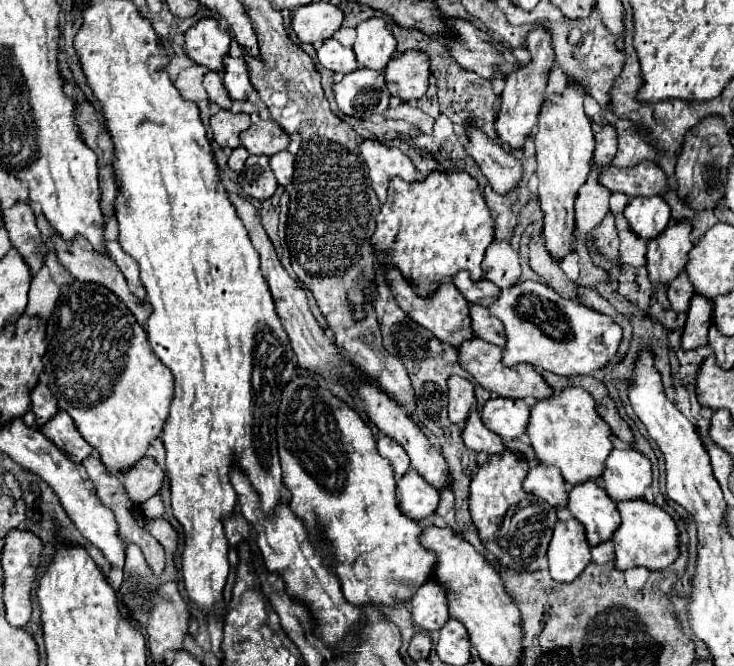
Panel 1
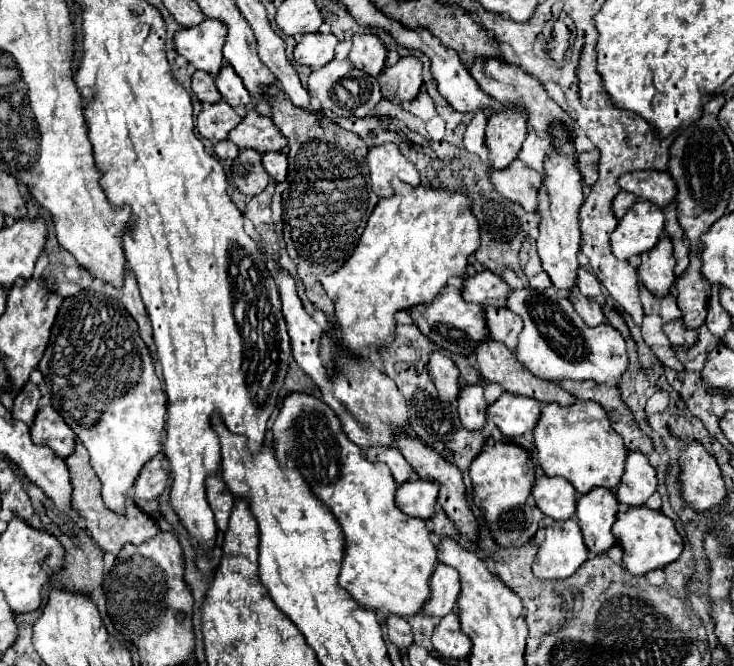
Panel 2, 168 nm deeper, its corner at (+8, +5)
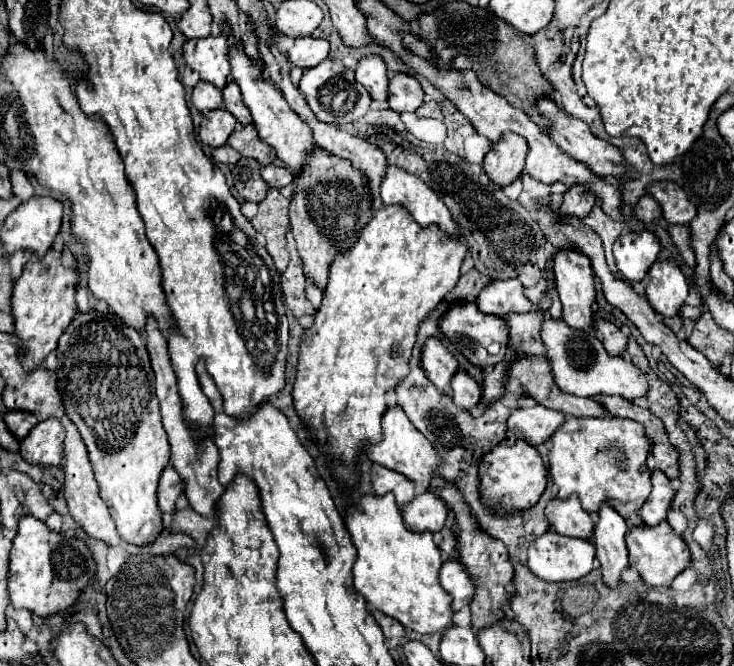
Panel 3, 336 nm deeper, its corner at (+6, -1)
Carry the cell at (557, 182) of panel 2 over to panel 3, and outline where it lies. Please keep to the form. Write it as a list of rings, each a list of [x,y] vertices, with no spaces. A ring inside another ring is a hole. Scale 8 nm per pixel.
[[[575,247],[559,249],[553,257],[553,275],[559,291],[559,299],[563,303],[563,319],[573,329],[591,331],[593,329],[593,311],[591,305],[595,303],[595,283],[593,283],[593,271],[587,255],[577,251]]]

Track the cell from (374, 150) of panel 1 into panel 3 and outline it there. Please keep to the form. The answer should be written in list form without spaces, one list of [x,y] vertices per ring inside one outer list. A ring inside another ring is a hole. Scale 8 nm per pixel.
[[[389,165],[381,179],[379,189],[381,189],[383,205],[397,203],[407,207],[407,211],[421,227],[437,223],[441,231],[455,237],[461,235],[459,225],[453,223],[445,203],[417,175],[411,175],[397,165]]]

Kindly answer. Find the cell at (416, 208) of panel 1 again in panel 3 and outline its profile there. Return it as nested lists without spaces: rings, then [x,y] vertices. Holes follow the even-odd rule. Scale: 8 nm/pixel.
[[[385,205],[363,229],[359,241],[333,261],[323,303],[315,313],[315,323],[305,333],[299,349],[293,403],[299,417],[311,427],[311,437],[321,445],[327,445],[327,453],[341,459],[335,467],[335,477],[347,485],[357,481],[353,471],[355,455],[367,441],[381,441],[381,419],[387,411],[385,391],[393,389],[409,373],[417,327],[455,287],[461,277],[461,263],[465,255],[467,245],[463,239],[451,239],[451,235],[443,235],[439,227],[419,227],[419,223],[407,215],[405,207]]]

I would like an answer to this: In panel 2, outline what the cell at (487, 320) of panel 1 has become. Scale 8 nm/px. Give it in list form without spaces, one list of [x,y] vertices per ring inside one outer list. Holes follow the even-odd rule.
[[[487,307],[485,317],[487,317],[487,327],[491,331],[489,337],[493,341],[505,343],[509,349],[515,349],[517,337],[523,329],[523,319],[505,307]]]

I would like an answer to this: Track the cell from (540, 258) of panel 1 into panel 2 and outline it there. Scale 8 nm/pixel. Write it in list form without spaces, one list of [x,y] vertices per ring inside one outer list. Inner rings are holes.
[[[577,287],[573,289],[573,293],[569,293],[569,301],[575,305],[575,311],[587,321],[587,325],[595,327],[595,325],[607,323],[601,305],[595,303],[595,301],[591,301],[591,299],[587,299],[585,295],[581,295],[581,291]]]

